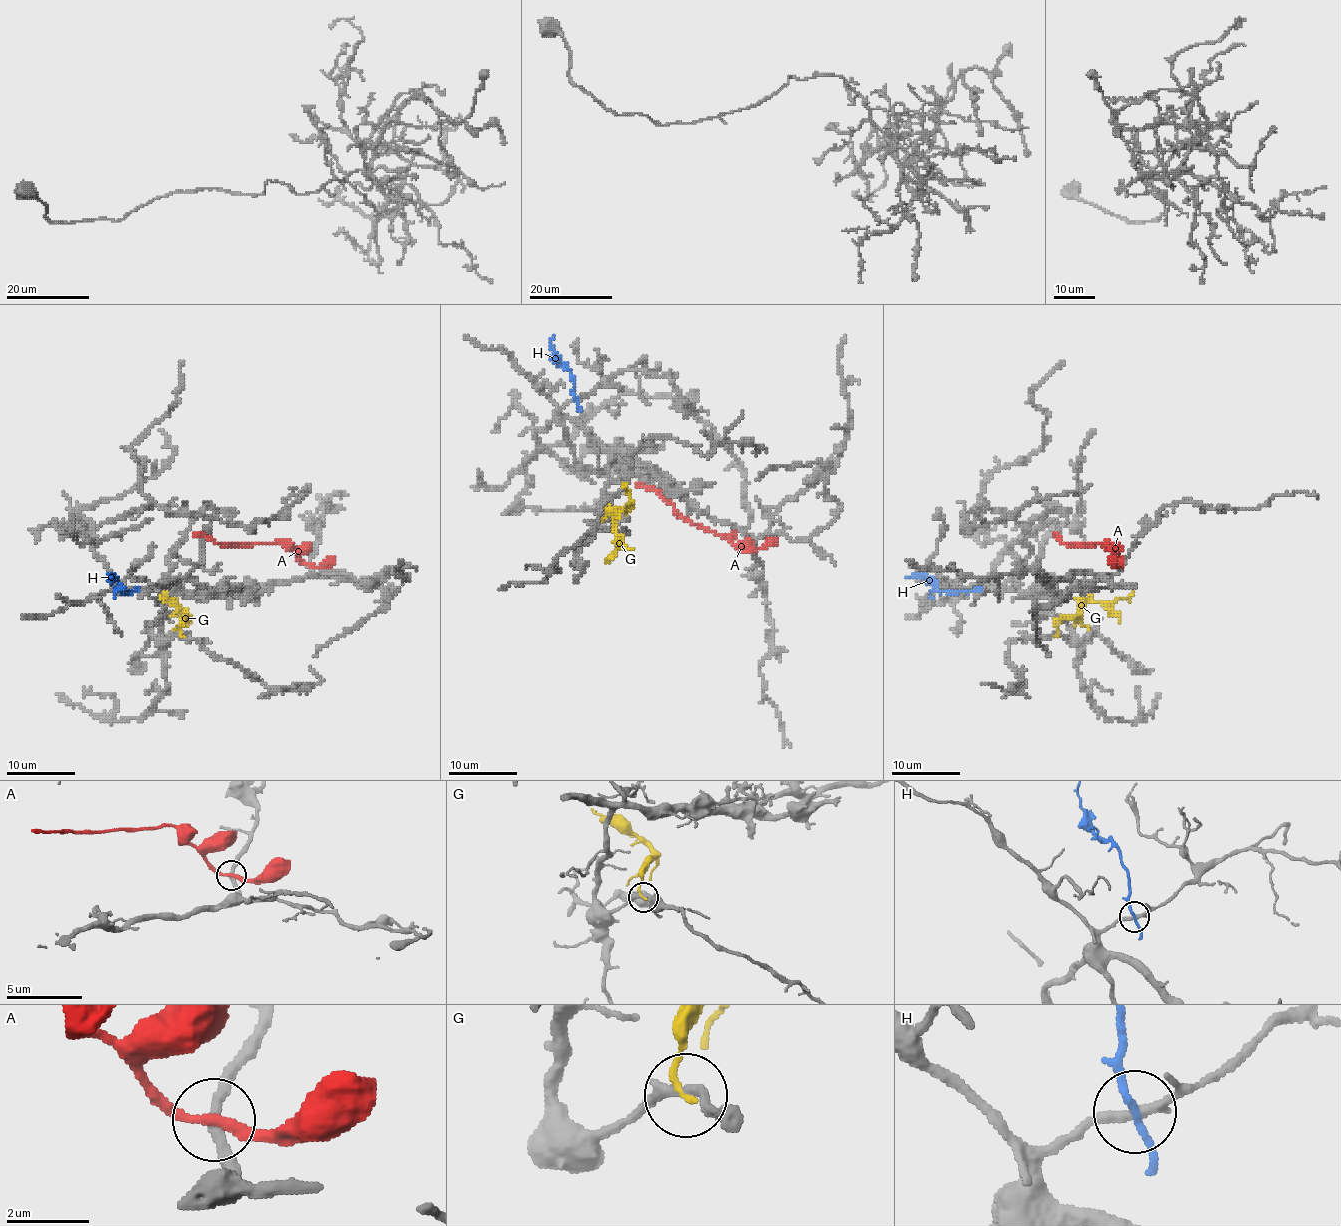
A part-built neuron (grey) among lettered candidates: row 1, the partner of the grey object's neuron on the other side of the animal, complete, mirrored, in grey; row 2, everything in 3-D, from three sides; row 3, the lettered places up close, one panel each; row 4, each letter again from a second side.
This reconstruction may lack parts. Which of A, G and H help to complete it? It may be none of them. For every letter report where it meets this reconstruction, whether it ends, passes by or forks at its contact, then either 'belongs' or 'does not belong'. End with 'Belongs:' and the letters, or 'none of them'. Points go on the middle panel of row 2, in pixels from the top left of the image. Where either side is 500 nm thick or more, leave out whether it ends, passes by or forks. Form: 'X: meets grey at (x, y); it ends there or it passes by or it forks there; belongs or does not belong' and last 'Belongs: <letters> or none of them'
A: meets grey at (751, 550); it passes by; belongs
G: meets grey at (624, 486); it ends there; does not belong
H: meets grey at (576, 400); it passes by; does not belong
Belongs: A

